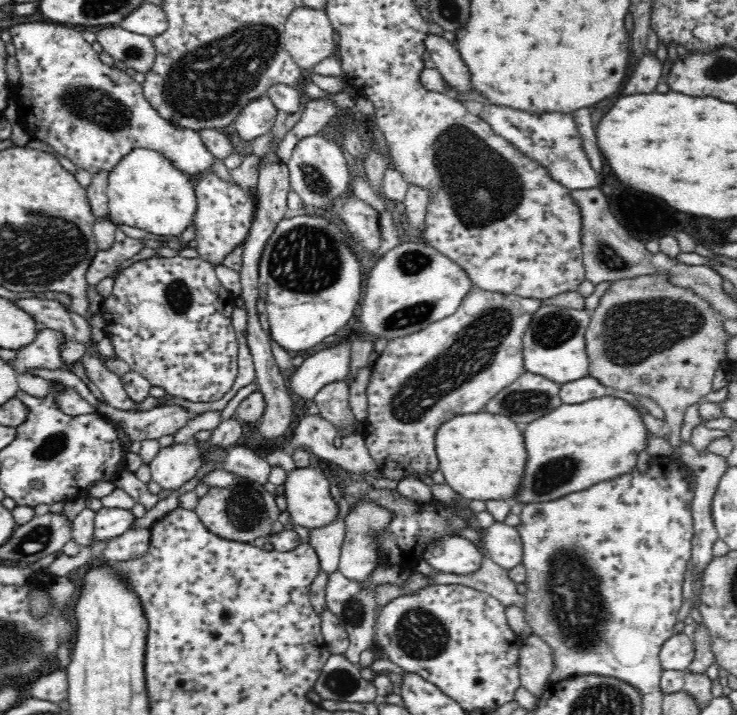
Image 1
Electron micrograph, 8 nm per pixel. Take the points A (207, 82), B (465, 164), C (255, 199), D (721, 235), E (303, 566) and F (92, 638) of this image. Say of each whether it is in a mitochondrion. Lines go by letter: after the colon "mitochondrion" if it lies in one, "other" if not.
A: mitochondrion
B: mitochondrion
C: other
D: other
E: other
F: other

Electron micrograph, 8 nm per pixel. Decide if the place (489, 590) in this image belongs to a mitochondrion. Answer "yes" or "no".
no

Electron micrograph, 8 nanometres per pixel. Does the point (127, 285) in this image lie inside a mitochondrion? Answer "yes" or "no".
no

